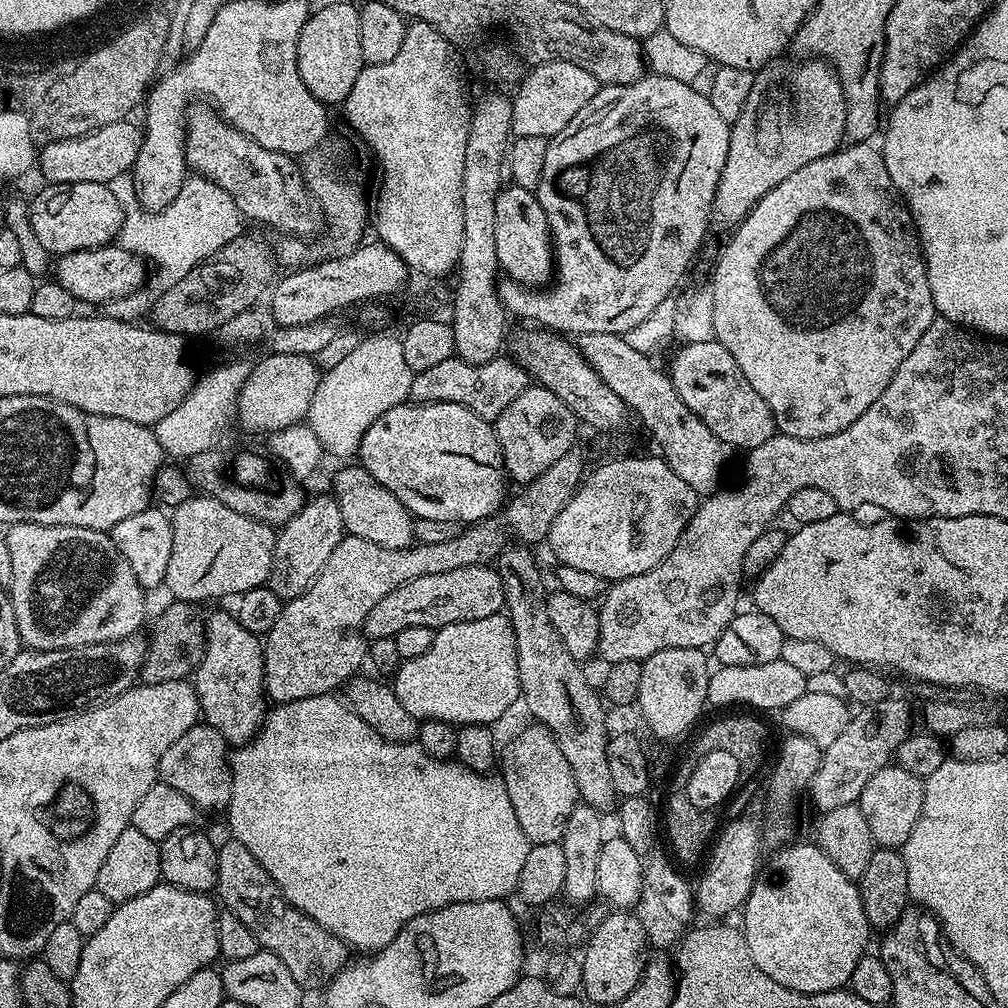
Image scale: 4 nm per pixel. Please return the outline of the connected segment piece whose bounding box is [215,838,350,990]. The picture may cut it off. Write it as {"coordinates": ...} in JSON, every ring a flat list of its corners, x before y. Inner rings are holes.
{"coordinates":[[231,838,225,840,224,845,222,843,219,845,216,854,218,858,218,878,216,879,215,891,217,893,220,892,220,896,218,895,219,903,223,905,227,911,238,914,238,919,252,931,254,938,258,938,258,942,263,951,282,958,282,962,290,970,290,974,294,974,294,982,298,982,301,989,323,989,328,981,331,980,345,964,349,963,350,949,348,945,344,944,336,936,331,936,322,926,318,926,318,922,314,922,314,918,302,914,302,910,294,907,292,903,280,893,280,888,270,878,270,874,266,874,266,870,258,862,258,858,254,858,254,854,250,854,250,850,246,850,246,846,242,846,242,842]]}

